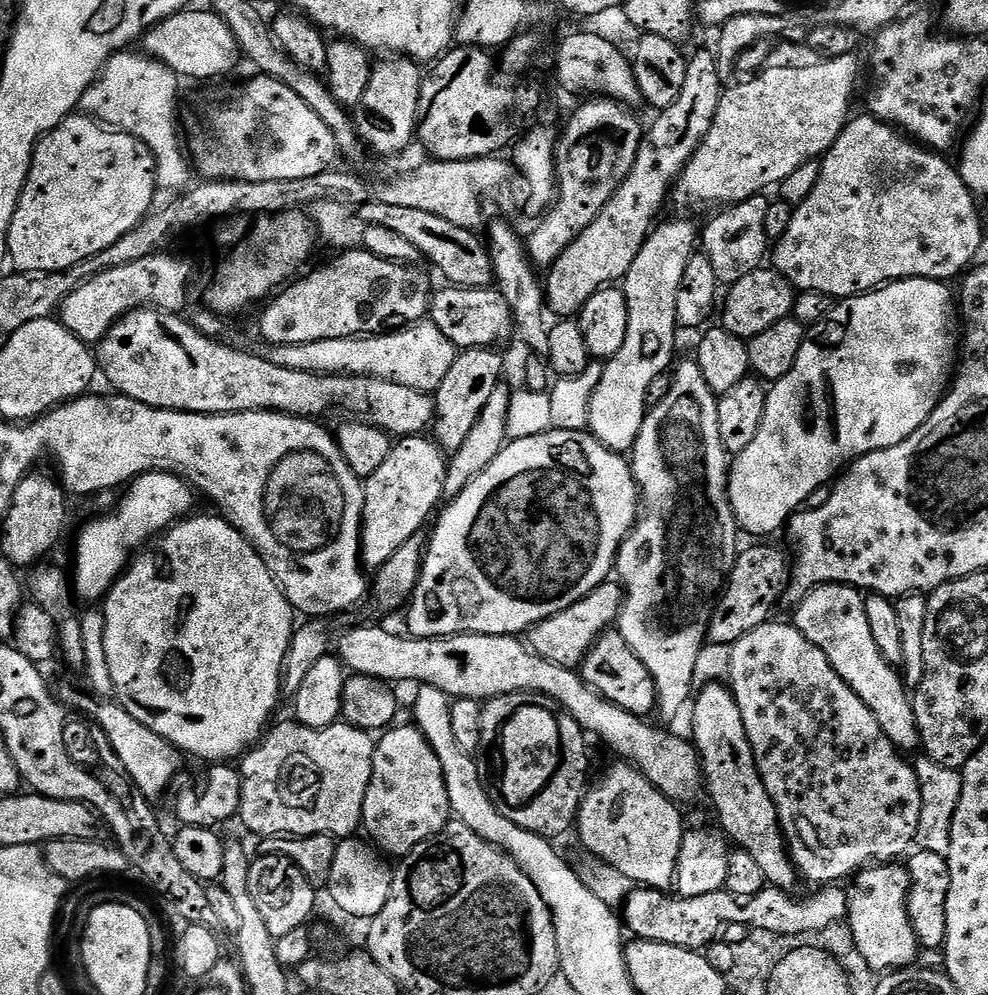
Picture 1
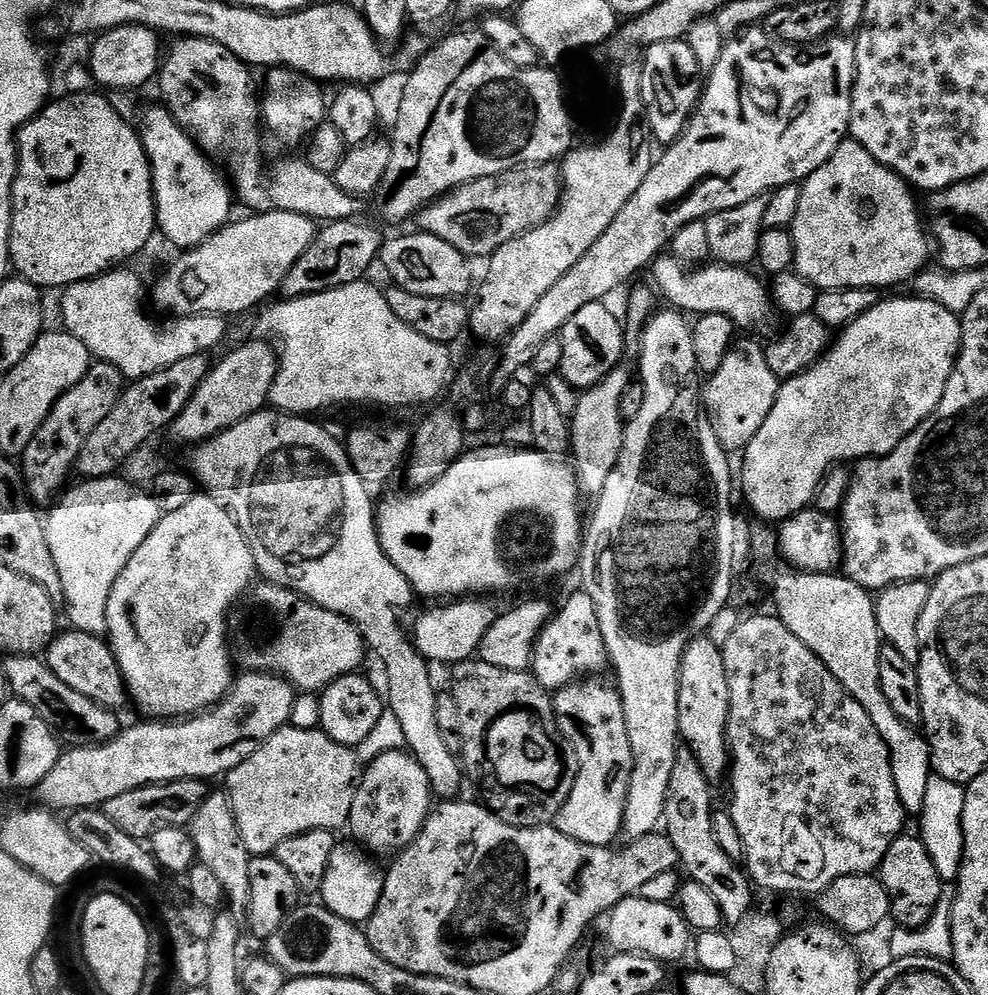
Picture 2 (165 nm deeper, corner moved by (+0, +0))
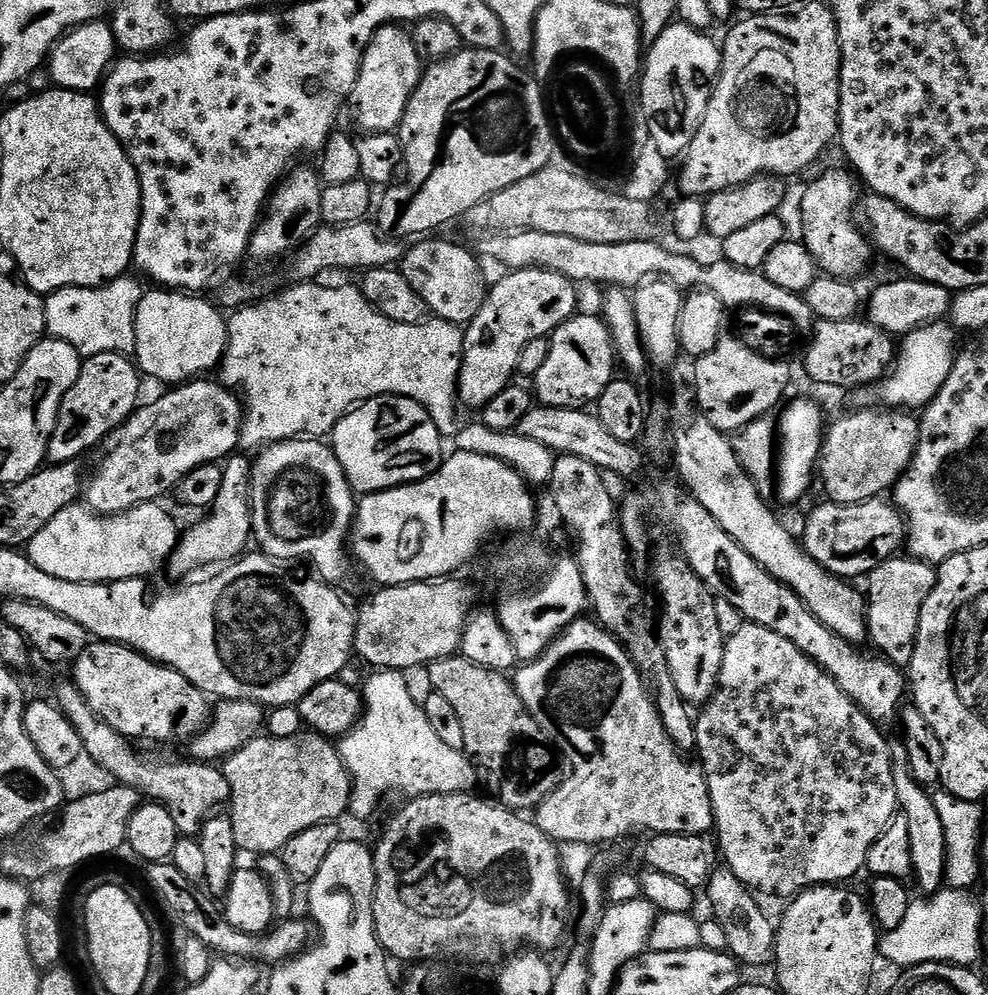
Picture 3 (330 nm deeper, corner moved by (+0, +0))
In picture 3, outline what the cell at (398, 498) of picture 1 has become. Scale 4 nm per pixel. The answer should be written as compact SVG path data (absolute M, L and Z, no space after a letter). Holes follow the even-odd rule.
M517 268L504 275L508 276L502 277L497 284L493 283L489 287L488 294L482 302L482 310L478 310L475 318L463 329L464 349L458 378L458 400L463 407L465 404L473 410L484 408L486 402L490 402L490 398L502 394L502 390L506 390L508 385L513 383L517 375L518 358L522 358L522 350L530 346L530 342L551 337L557 326L564 324L578 312L578 288L570 278L545 268Z

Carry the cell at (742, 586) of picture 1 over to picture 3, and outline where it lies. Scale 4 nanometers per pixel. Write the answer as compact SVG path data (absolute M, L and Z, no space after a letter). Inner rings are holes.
M877 498L861 504L823 502L818 505L804 524L802 547L805 554L832 576L866 578L879 564L893 559L906 540L906 525L900 509L886 501Z

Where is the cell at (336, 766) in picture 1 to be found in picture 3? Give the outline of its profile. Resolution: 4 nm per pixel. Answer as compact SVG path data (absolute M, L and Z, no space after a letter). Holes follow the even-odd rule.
M302 730L297 736L290 738L261 734L242 746L242 750L227 757L222 767L226 782L230 782L230 815L234 822L236 847L241 853L253 852L253 857L256 858L279 854L286 842L294 838L294 834L302 834L302 830L310 830L310 826L339 821L339 816L349 811L352 775L342 762L339 747L317 732Z

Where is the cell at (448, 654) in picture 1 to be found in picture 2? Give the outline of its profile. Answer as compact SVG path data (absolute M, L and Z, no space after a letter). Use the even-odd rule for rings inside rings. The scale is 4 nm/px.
M267 582L257 583L247 599L231 613L230 644L241 669L273 672L275 676L289 680L293 688L301 693L320 694L336 679L355 673L364 660L364 652L366 653L364 637L346 618L310 602L294 590Z

